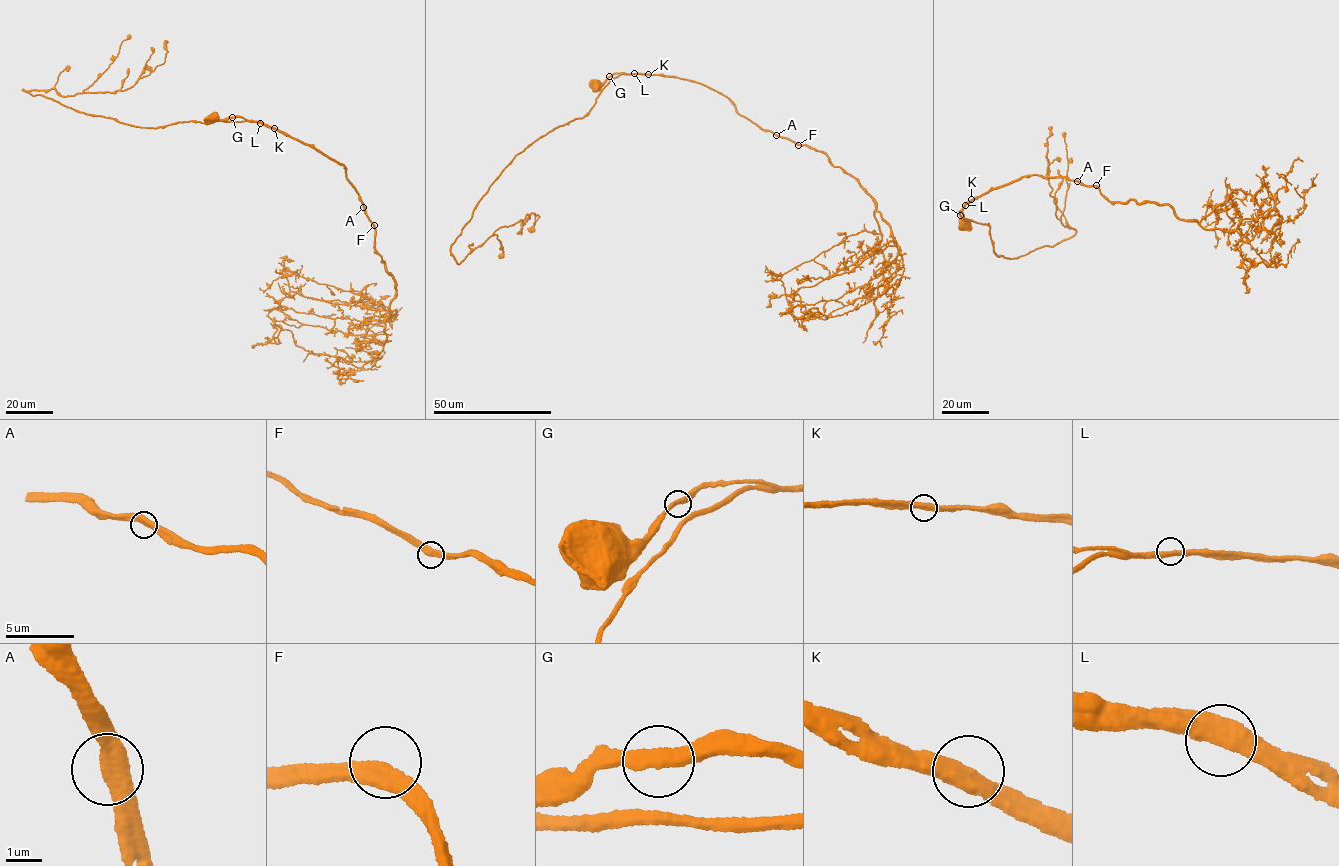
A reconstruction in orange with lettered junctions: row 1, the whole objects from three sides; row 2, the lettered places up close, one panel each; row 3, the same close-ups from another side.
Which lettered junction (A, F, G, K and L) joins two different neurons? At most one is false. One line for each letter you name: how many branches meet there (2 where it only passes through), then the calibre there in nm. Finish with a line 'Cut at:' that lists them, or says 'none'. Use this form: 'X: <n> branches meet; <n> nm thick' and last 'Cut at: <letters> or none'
Cut at: none

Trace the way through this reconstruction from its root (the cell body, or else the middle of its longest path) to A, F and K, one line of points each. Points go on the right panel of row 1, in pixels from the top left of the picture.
A: (965, 223), (959, 211), (972, 199), (993, 187), (1032, 175), (1059, 176), (1077, 182)
F: (965, 223), (959, 212), (972, 199), (1020, 177), (1059, 176), (1096, 185)
K: (965, 223), (959, 212), (971, 199)

